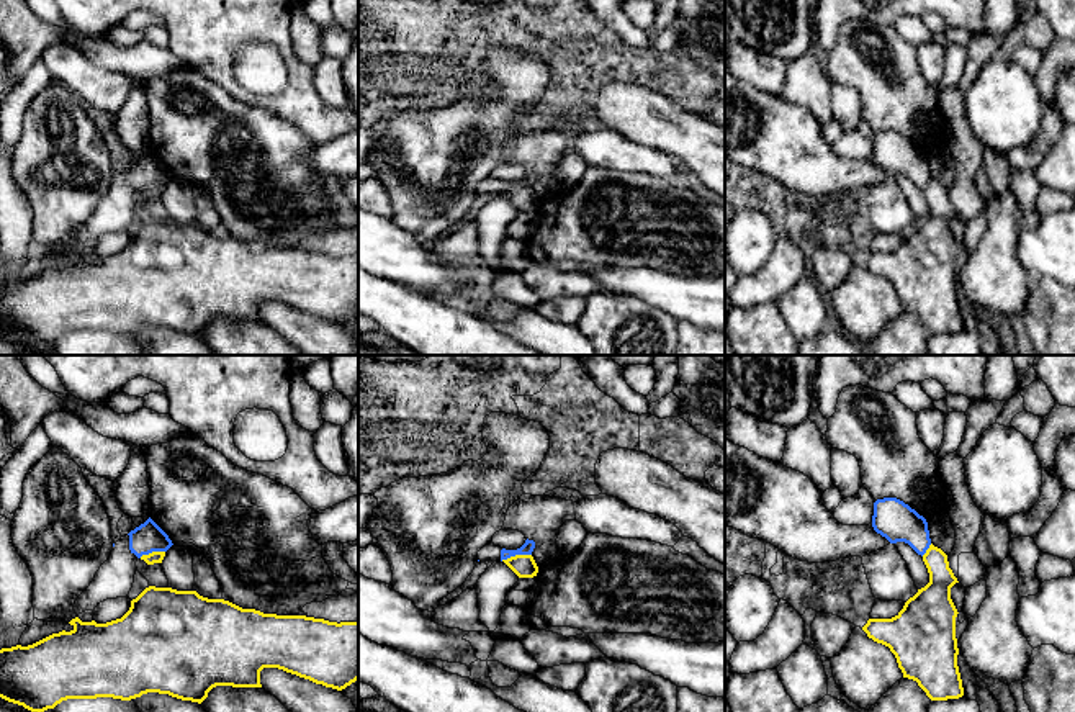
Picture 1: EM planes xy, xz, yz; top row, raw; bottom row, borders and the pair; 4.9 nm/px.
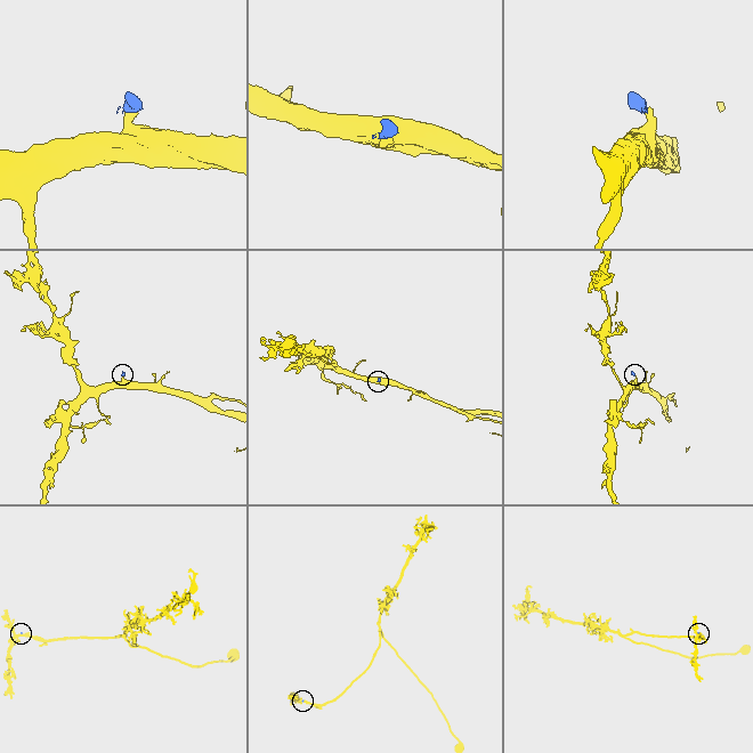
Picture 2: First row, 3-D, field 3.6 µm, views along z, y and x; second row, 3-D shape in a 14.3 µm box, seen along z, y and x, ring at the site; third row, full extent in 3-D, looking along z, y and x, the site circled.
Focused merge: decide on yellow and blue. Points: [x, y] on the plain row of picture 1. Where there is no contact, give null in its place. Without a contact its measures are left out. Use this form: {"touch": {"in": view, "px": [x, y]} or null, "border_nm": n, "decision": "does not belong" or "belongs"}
{"touch": {"in": "xz", "px": [516, 189]}, "border_nm": 160, "decision": "does not belong"}

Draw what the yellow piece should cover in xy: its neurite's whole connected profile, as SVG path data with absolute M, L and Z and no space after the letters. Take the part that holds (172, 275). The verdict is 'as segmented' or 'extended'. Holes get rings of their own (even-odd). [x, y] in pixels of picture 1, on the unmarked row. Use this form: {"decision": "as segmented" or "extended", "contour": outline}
{"decision": "as segmented", "contour": "M149 219L131 234L129 244L121 252L97 257L75 250L69 257L74 260L70 265L52 267L28 280L0 283L2 332L41 347L67 332L131 334L147 326L201 337L216 319L262 321L263 301L278 301L337 324L358 313L358 255L337 257L306 249L263 247L224 232L203 231L196 224Z"}

